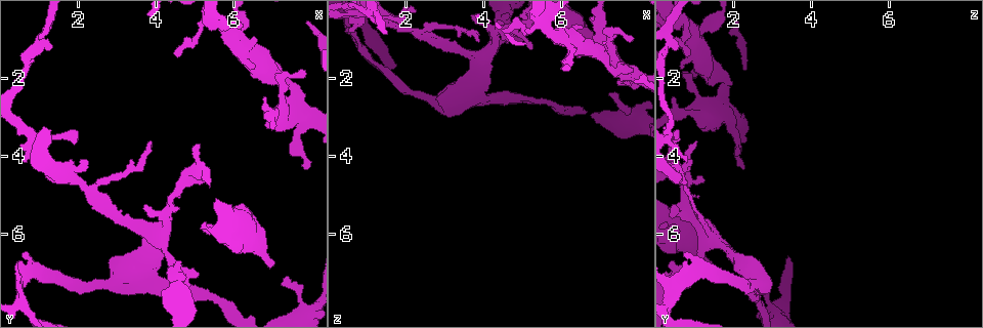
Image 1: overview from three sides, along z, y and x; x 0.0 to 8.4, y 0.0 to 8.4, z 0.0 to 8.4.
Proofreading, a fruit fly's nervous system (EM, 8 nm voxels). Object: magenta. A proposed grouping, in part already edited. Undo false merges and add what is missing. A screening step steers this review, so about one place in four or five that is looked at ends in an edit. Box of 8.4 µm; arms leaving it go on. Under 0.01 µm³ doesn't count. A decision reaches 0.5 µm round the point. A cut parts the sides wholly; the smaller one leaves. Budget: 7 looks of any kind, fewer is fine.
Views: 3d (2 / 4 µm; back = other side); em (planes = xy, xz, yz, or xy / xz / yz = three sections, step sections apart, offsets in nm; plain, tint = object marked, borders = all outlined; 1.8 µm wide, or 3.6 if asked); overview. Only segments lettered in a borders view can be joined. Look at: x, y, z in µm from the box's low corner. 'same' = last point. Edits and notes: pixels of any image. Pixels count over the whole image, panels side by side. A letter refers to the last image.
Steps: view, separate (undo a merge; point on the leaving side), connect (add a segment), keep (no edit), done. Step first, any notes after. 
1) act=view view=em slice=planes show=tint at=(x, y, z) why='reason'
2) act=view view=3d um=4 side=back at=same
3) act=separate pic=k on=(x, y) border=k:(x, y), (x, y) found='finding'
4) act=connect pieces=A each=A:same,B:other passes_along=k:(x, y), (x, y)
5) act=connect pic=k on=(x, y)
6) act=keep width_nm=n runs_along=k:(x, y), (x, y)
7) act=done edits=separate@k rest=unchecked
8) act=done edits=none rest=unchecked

act=view view=em slice=planes show=borders at=(5.00, 7.55, 2.55)

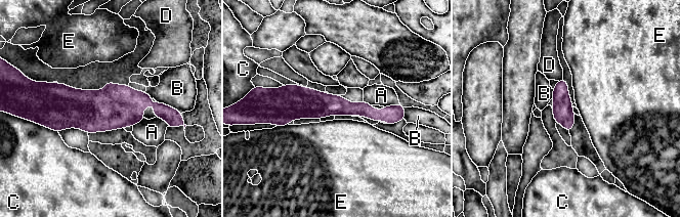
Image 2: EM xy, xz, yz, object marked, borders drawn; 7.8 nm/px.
act=keep each=A:other,B:other,C:other,D:other,E:other border=2:(288, 124), (277, 126) found='continuous, no second neuron'

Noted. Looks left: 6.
act=view view=em slice=planes show=tint at=(4.05, 6.10, 1.45) why='four-way junction'

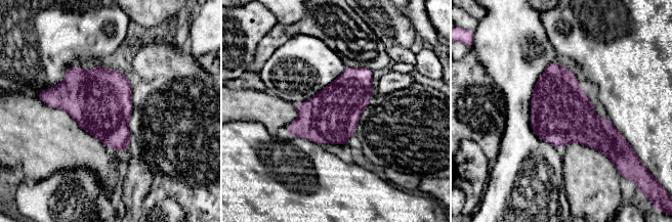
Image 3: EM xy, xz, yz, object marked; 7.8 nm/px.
act=view view=em slice=planes show=borders at=same why='what lies round it'

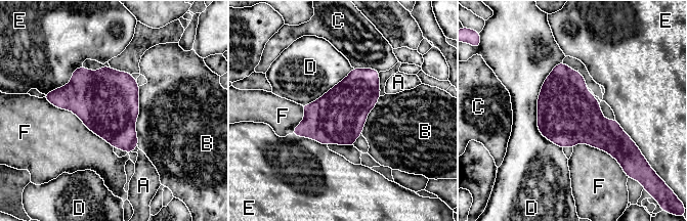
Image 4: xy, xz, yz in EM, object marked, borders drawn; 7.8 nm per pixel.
act=keep longest_contact=D:700nm each=A:other,B:other,C:other,D:other,E:other,F:other found='all the same neuron'

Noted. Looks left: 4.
act=view view=em slice=planes show=borders at=(0.80, 7.05, 1.20) why='a fork'

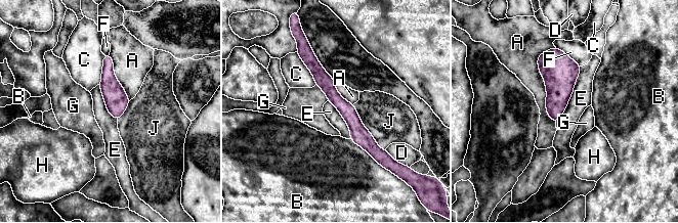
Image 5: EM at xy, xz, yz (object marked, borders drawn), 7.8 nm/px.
act=keep width_nm=120 each=A:other,B:other,C:other,D:other,E:other,F:other,G:other,H:other,J:other runs_along=5:(304, 56), (348, 112), (375, 155) found='all the same neuron'

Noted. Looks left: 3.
act=done edits=none rest=unchecked

